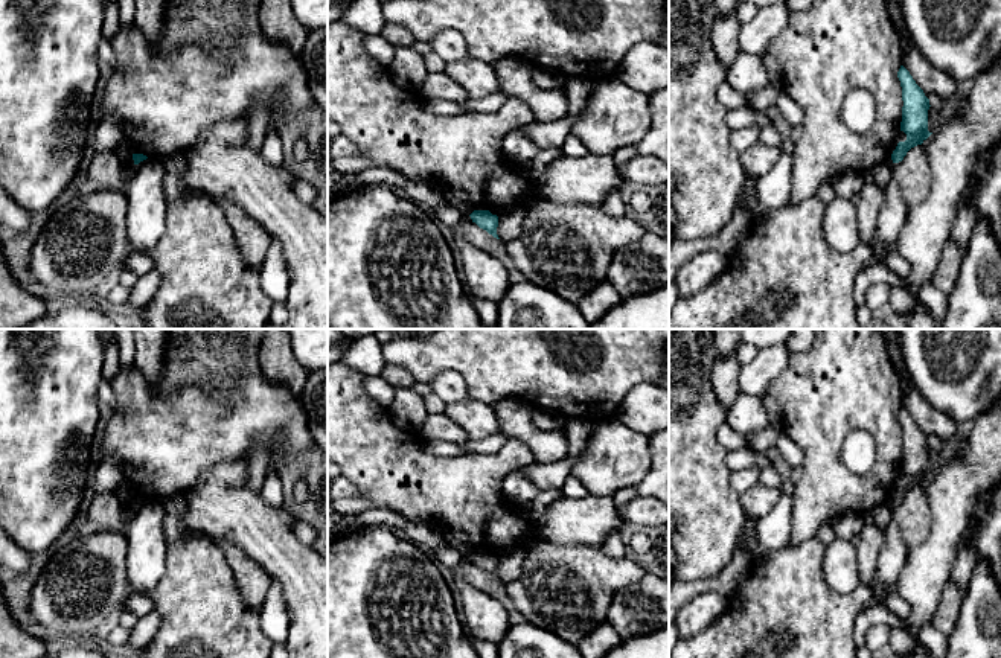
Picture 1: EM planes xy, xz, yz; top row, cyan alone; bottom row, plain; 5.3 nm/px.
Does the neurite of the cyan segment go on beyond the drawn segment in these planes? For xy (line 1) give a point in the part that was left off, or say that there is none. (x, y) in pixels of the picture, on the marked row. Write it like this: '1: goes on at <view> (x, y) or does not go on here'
1: does not go on here

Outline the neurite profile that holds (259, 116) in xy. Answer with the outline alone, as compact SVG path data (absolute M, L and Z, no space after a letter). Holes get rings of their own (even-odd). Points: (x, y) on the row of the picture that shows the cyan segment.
M256 104L250 114L248 125L250 134L247 143L251 149L261 151L265 139L267 125L268 125L268 111L261 104Z

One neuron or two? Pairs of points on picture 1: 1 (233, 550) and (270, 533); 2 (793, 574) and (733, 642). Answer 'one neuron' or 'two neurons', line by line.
1: two neurons
2: one neuron

